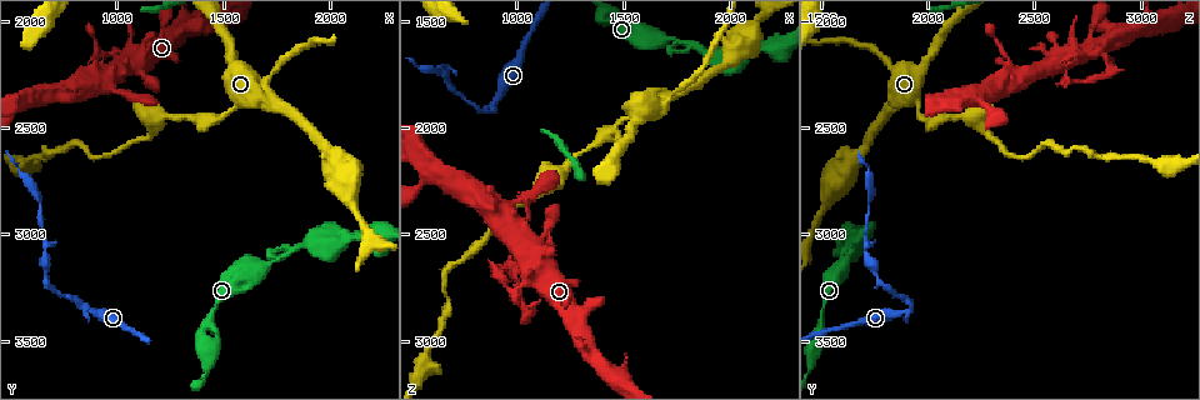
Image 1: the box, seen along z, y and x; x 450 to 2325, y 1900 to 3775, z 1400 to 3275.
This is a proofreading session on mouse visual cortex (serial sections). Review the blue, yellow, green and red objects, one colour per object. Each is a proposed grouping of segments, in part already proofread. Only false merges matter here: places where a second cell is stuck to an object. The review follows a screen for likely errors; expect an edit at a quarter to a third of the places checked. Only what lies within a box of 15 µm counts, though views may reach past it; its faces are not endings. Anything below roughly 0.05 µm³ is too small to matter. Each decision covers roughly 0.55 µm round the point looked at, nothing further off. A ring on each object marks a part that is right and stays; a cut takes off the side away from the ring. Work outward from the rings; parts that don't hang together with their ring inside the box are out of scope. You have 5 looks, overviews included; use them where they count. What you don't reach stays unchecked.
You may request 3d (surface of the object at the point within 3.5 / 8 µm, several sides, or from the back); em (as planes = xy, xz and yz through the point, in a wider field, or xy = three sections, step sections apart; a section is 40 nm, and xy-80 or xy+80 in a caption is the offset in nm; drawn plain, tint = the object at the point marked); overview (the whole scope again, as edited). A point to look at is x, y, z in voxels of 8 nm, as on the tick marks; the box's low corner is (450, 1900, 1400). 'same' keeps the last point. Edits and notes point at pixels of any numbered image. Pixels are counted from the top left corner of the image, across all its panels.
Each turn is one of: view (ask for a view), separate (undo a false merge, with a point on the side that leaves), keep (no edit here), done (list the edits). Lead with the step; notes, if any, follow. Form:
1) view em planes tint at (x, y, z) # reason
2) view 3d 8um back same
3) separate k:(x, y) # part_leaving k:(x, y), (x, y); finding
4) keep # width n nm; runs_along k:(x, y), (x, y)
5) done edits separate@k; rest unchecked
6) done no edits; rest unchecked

view 3d 8um back at (830, 3340, 1910) # narrows sharply

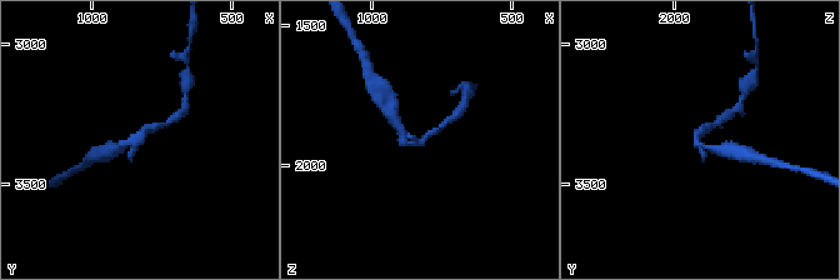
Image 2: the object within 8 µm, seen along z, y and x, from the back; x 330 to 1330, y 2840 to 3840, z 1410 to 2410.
view 3d 3.5um at (820, 3340, 1920) # zoom in

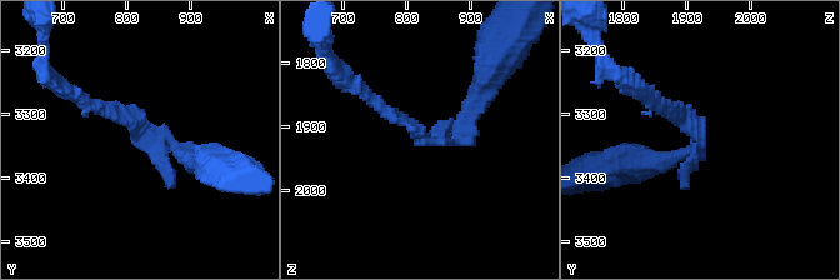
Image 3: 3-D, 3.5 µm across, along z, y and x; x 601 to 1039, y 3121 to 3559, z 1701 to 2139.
view em planes tint at (825, 3345, 1915)

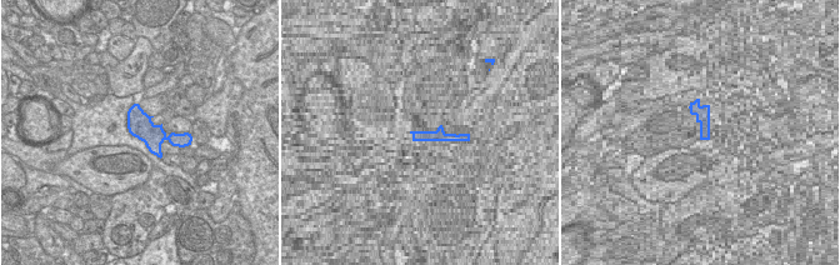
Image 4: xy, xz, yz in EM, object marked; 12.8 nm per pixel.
separate 3:(699, 123) # part_leaving 3:(698, 149), (689, 123), (646, 95); two cells meet here

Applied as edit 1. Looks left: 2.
view 3d 3.5um back at (1710, 2290, 1870) # calibre changes

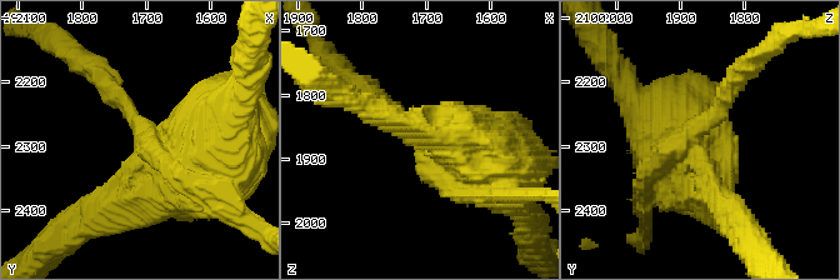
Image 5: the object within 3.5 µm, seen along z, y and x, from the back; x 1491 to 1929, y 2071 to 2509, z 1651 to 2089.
view em xy step 3 tint at (1705, 2285, 1880) # now the EM

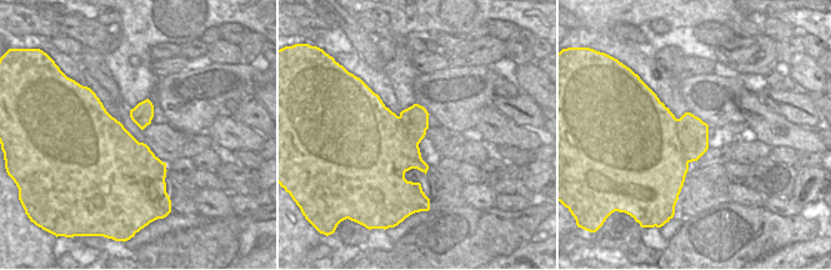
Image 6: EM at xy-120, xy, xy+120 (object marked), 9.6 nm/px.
separate 5:(126, 100) # part_leaving 5:(223, 195), (245, 223), (260, 226); a second cell is stuck on

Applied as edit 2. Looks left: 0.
done edits separate@3, separate@5; rest unchecked

